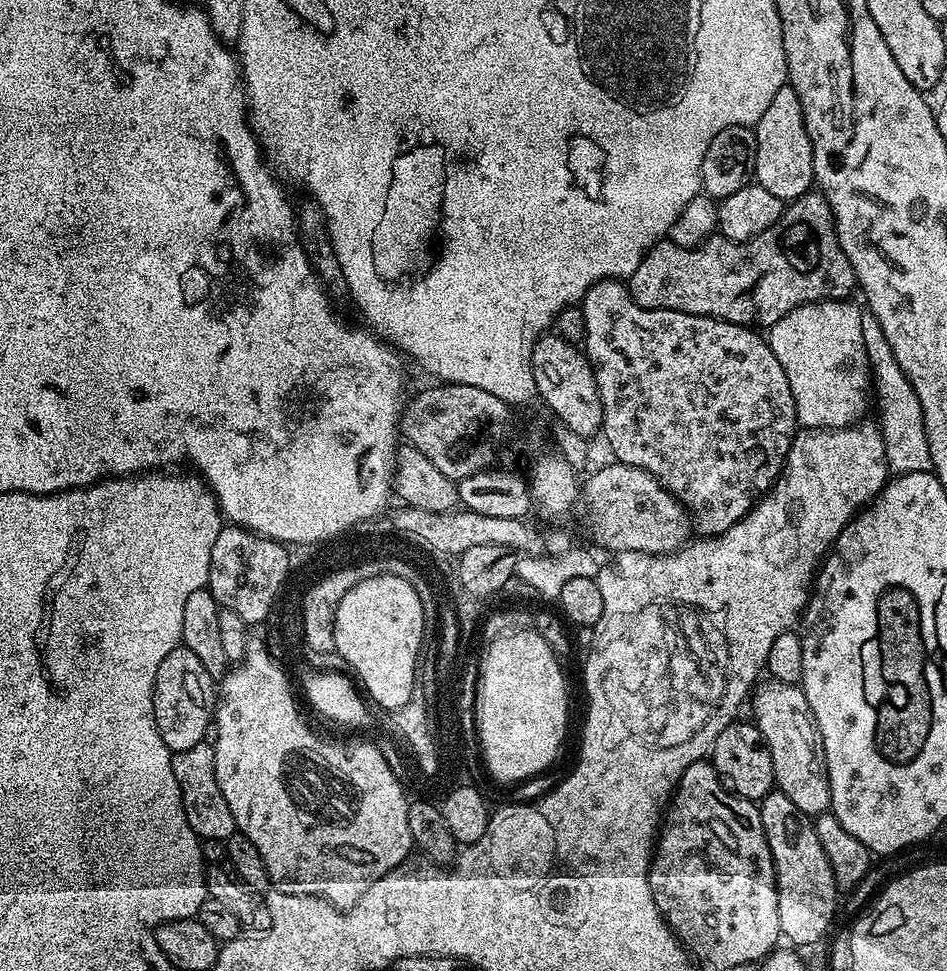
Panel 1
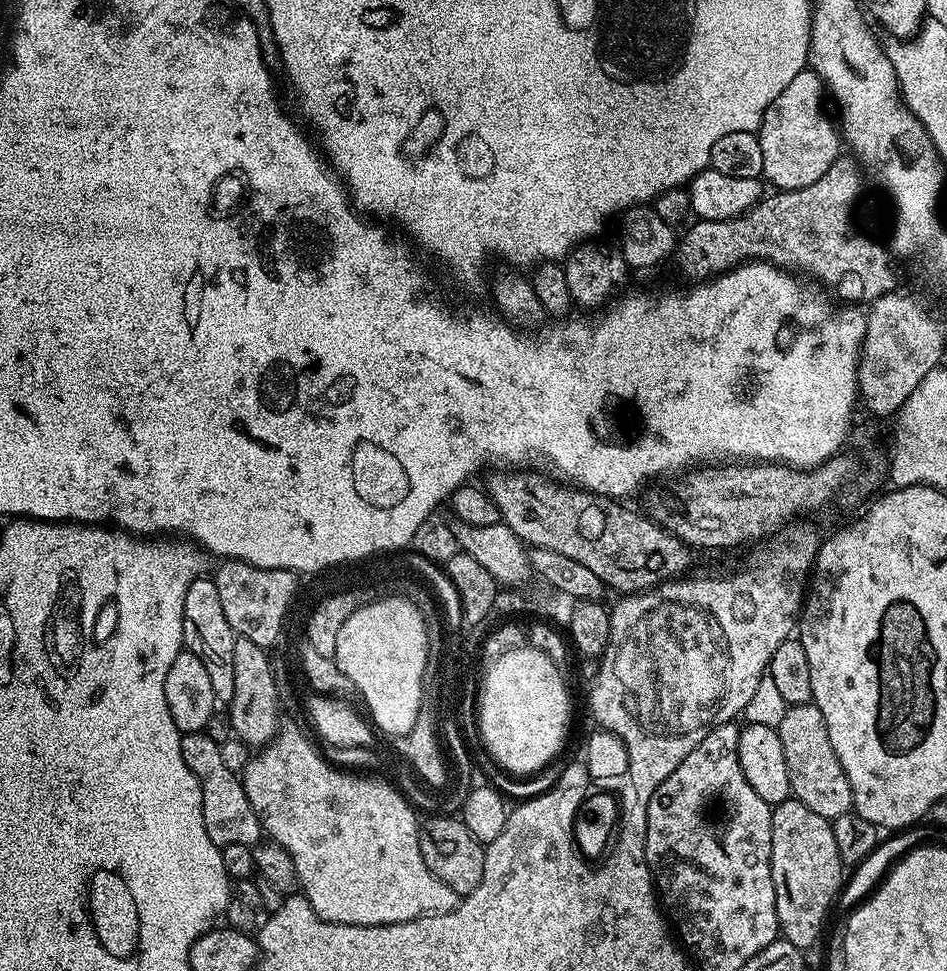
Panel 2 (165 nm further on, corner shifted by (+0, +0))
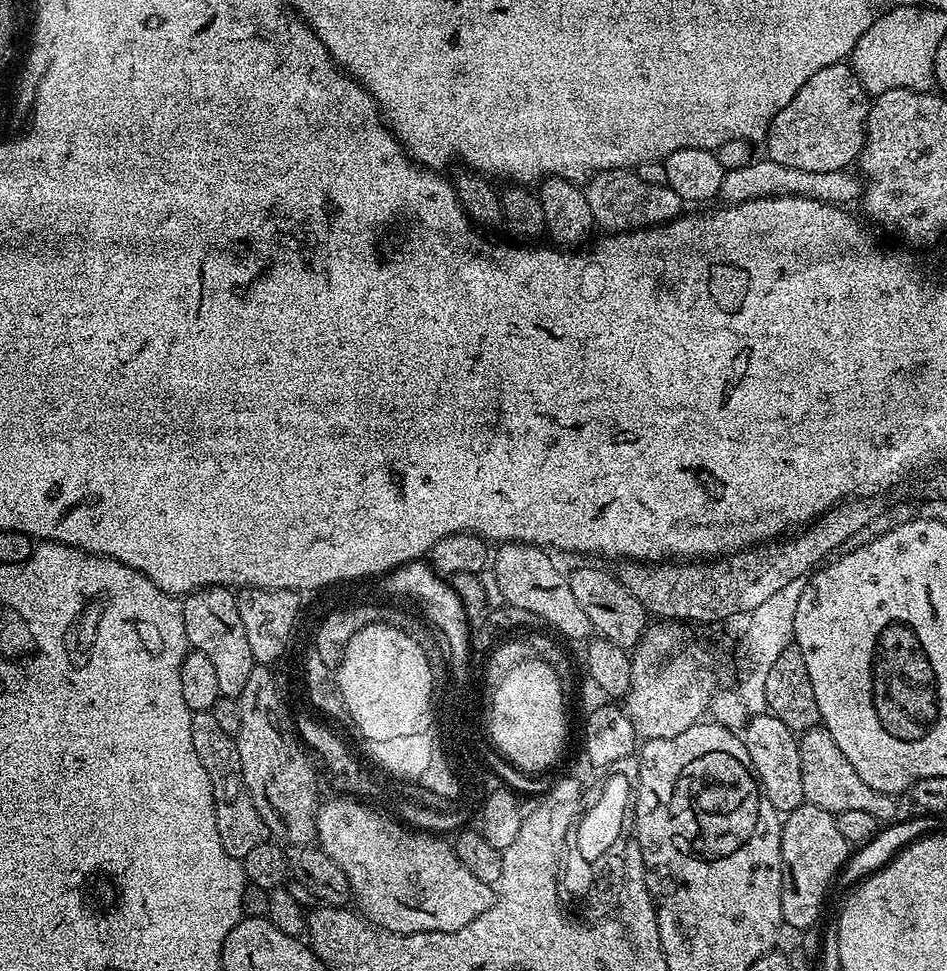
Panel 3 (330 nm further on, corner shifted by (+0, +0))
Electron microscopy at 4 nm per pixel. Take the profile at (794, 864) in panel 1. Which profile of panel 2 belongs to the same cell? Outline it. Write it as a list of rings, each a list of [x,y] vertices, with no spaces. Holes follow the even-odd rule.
[[[795,798],[784,800],[772,808],[772,877],[776,895],[776,913],[780,923],[780,936],[794,942],[794,946],[805,950],[820,936],[824,928],[824,919],[828,916],[832,904],[837,903],[840,889],[846,879],[846,866],[838,854],[838,842],[834,842],[832,821],[814,814],[810,806],[802,806]]]

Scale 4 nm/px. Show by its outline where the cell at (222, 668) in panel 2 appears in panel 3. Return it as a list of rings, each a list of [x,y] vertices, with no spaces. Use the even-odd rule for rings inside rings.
[[[215,584],[209,588],[199,588],[183,597],[186,638],[195,651],[206,654],[218,678],[218,690],[222,696],[236,698],[246,685],[254,661],[250,654],[250,642],[246,642],[246,629],[242,627],[242,618],[238,615],[236,592]]]

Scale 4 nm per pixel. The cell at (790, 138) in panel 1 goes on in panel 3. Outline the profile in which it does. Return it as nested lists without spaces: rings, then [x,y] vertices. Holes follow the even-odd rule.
[[[847,63],[826,66],[794,94],[794,98],[768,127],[767,159],[798,170],[845,171],[855,165],[864,149],[864,134],[870,107],[869,93]]]

